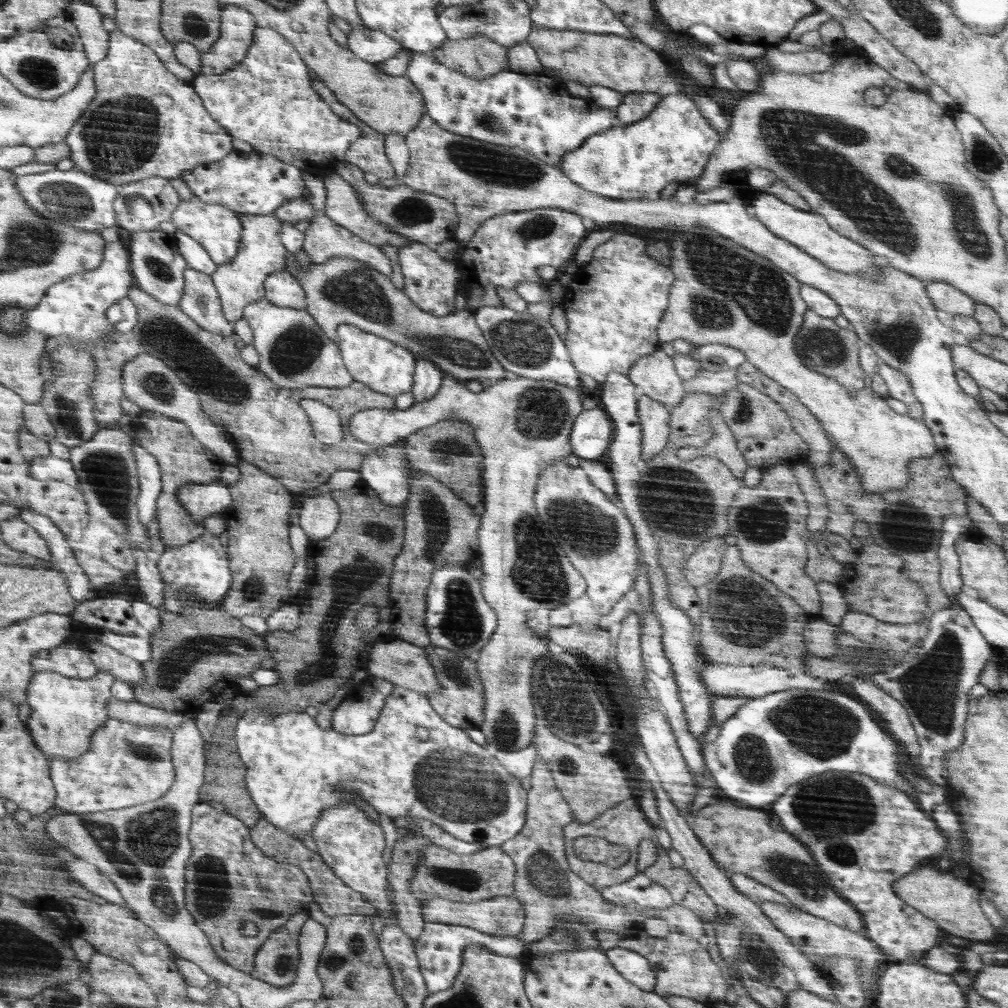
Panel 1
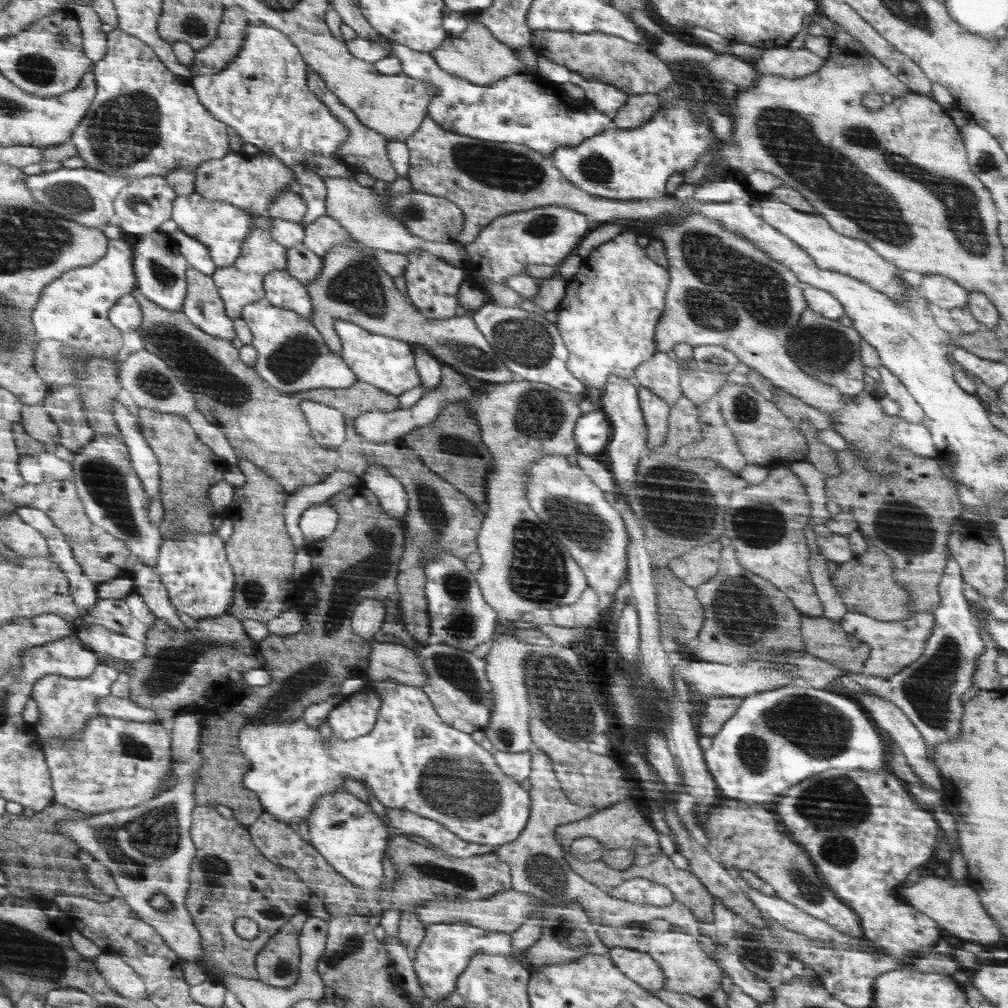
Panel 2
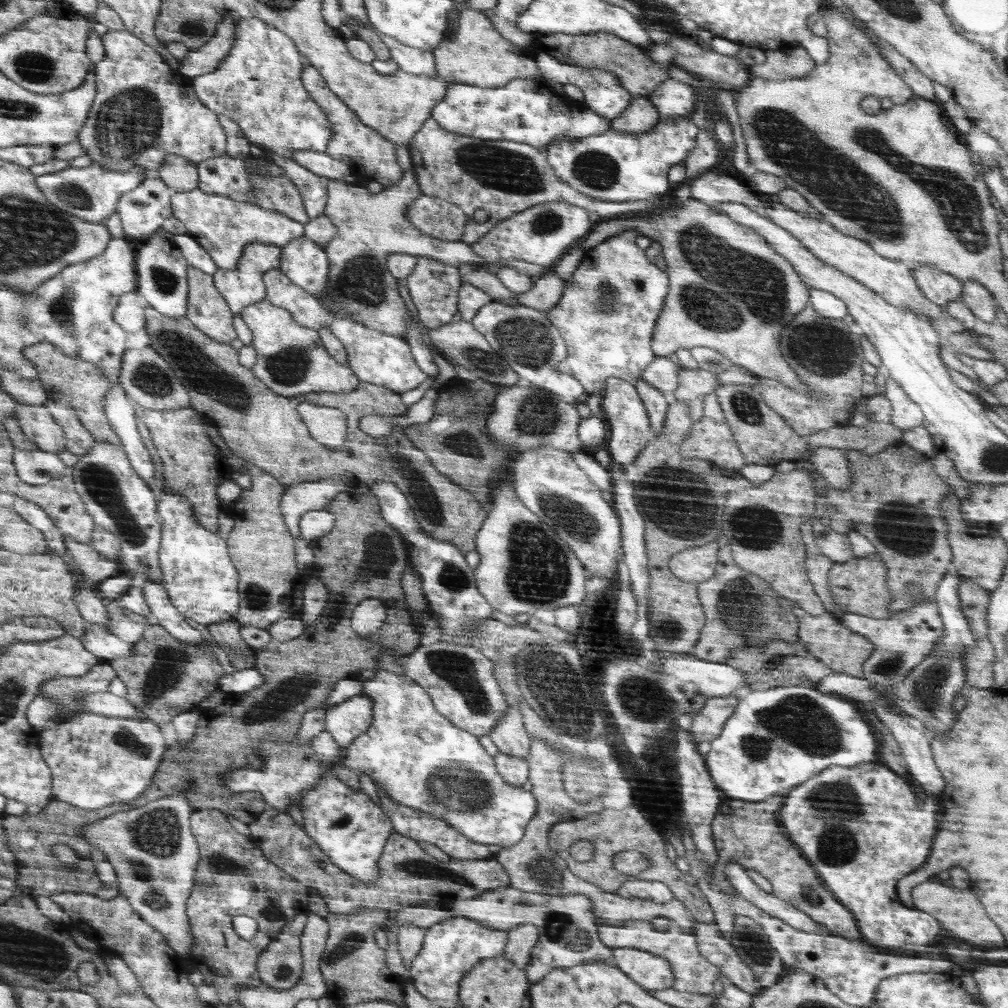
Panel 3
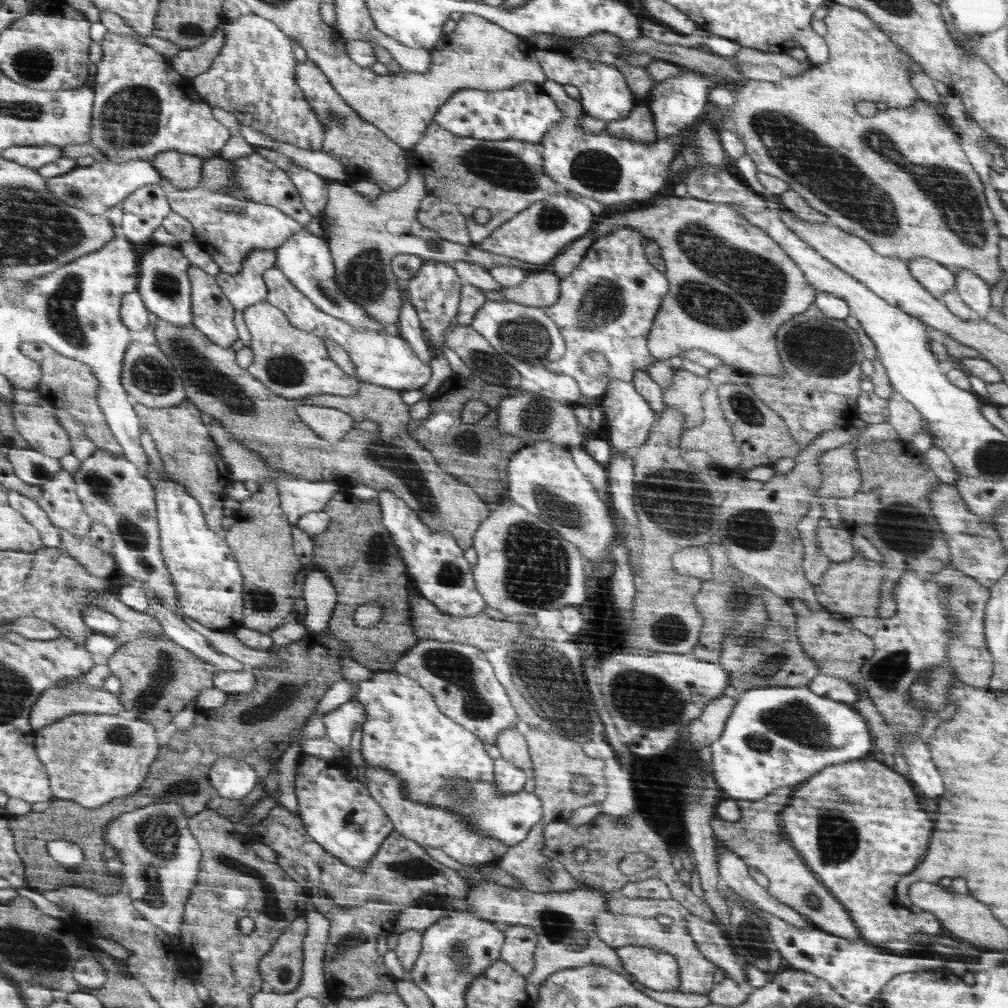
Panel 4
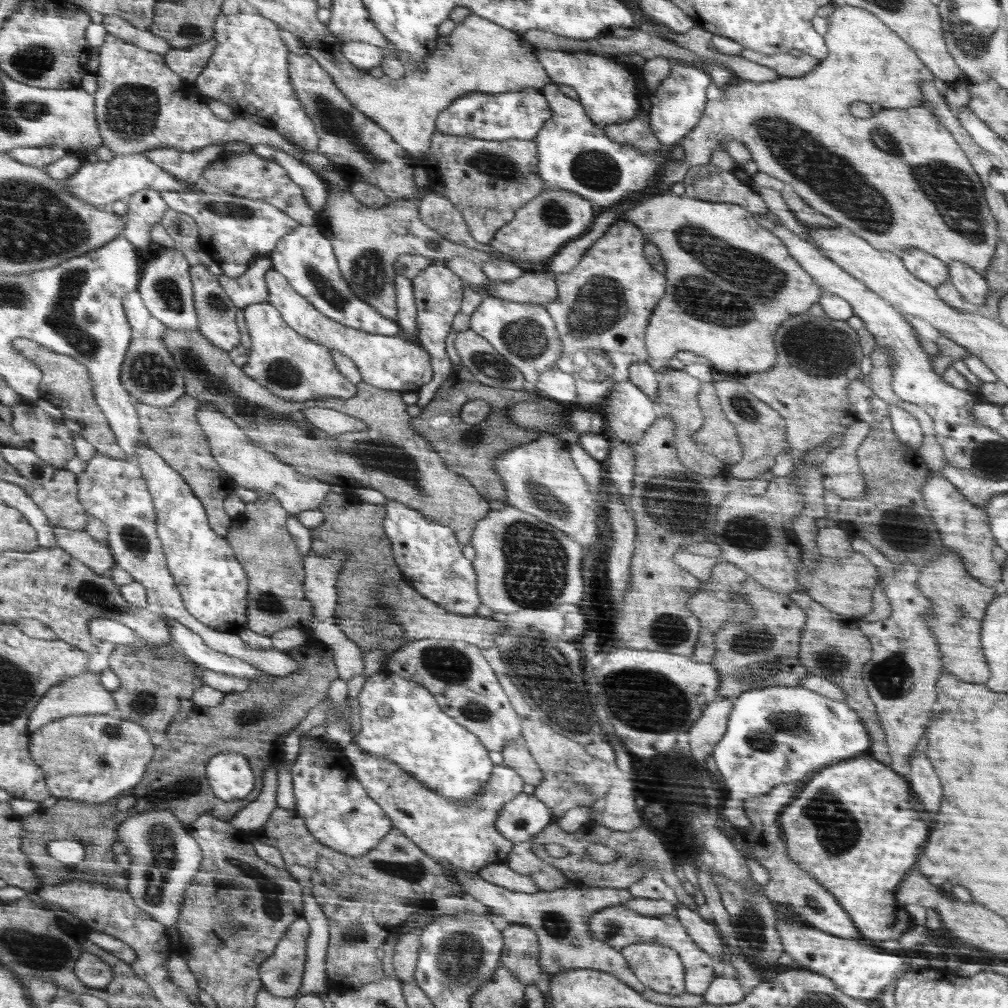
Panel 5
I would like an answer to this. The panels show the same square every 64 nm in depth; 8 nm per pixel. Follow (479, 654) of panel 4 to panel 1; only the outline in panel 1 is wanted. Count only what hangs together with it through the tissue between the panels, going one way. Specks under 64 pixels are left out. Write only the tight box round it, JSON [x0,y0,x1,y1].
[426,646,486,731]

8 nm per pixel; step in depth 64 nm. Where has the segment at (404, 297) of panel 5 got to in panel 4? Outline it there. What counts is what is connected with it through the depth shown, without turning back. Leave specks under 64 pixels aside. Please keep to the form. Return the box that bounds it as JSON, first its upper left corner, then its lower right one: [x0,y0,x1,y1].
[399,301,433,365]

